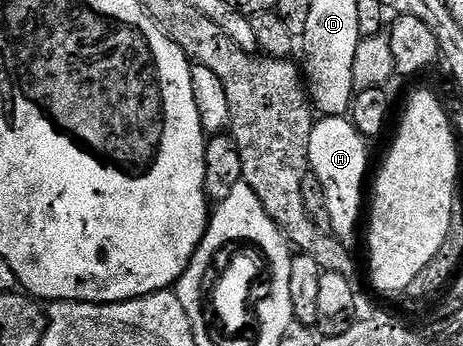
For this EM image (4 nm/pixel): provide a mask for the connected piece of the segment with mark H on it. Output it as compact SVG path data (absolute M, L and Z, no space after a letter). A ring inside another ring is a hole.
M327 116L321 119L318 119L314 123L313 129L311 130L311 146L309 147L309 167L311 169L312 175L315 175L319 178L319 182L323 186L323 190L327 194L327 214L329 215L329 228L331 229L333 235L339 236L342 238L349 238L349 235L357 228L357 223L362 223L363 220L363 208L361 212L361 191L365 188L365 171L369 168L369 152L365 149L365 144L367 144L366 137L362 136L358 132L357 127L352 122L352 119L346 118L345 116Z

